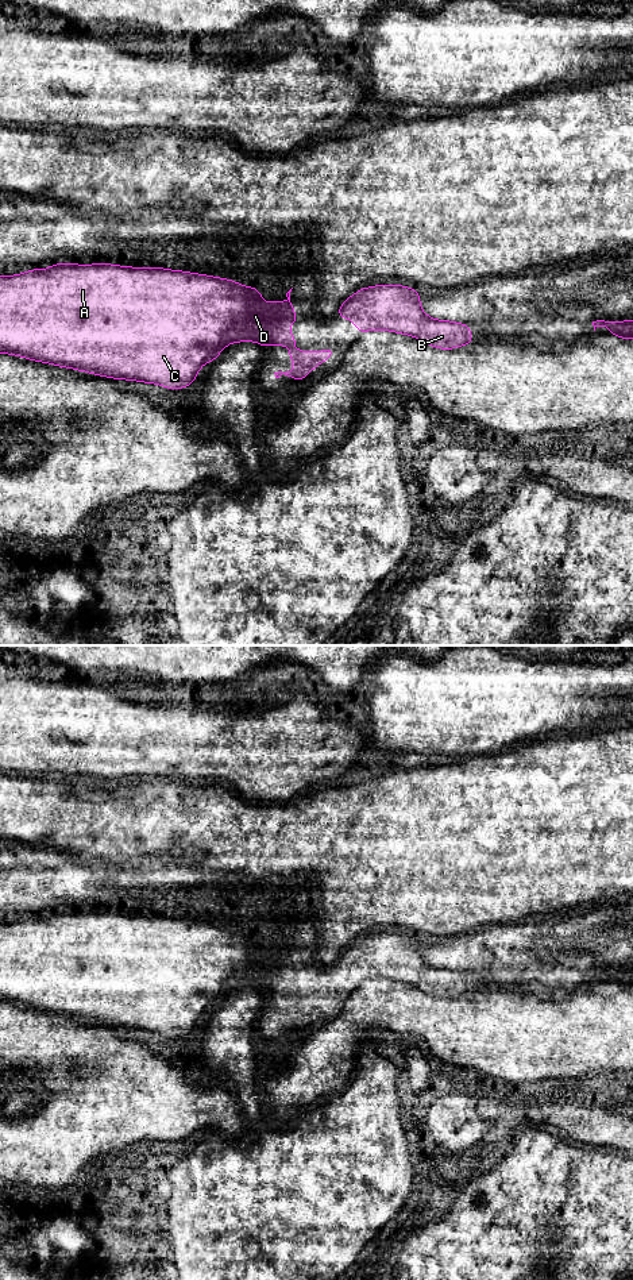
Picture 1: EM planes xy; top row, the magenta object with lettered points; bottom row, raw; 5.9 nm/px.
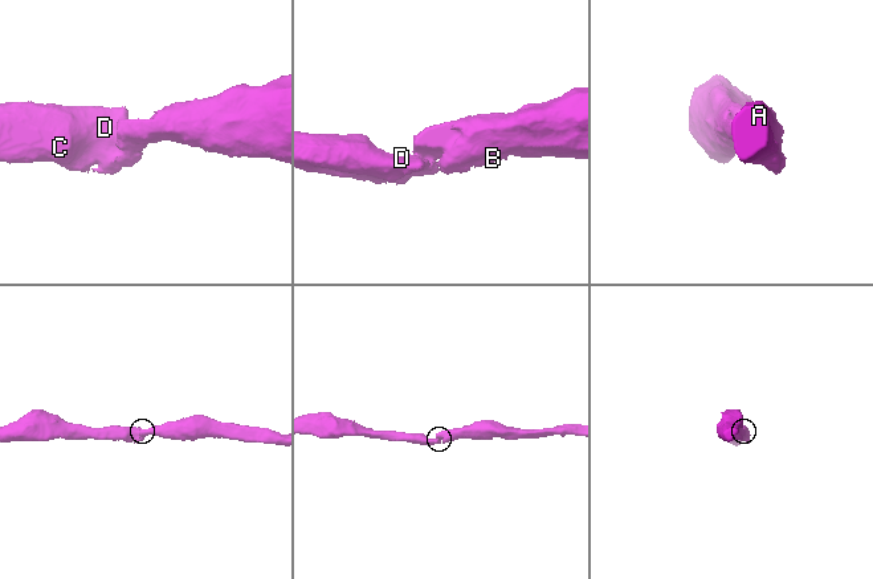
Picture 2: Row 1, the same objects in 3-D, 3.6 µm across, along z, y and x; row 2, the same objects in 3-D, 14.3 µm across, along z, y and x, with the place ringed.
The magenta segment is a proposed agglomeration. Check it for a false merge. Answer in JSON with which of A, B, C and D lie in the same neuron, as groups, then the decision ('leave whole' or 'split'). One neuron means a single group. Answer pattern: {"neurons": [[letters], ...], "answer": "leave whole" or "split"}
{"neurons": [["A", "B", "C", "D"]], "answer": "leave whole"}

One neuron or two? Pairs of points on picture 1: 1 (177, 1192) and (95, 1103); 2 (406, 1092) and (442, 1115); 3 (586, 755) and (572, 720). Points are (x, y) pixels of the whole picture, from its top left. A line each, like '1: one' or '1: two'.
1: two
2: one
3: two

